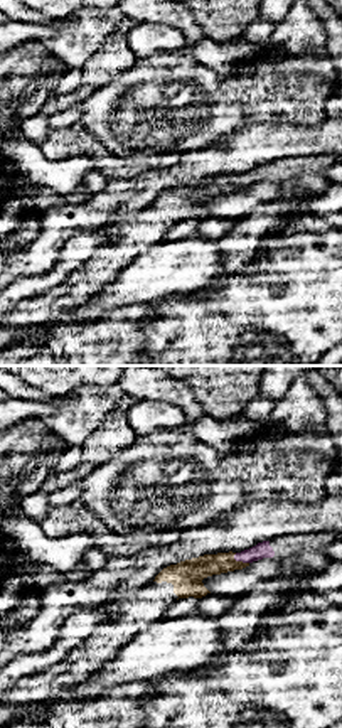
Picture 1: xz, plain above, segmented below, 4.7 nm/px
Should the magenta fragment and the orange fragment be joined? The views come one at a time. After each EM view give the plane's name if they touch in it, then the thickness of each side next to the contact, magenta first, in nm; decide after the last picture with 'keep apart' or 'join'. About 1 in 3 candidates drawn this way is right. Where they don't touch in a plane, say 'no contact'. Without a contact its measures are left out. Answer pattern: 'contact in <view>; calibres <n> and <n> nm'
contact in xz; calibres 80 and 140 nm

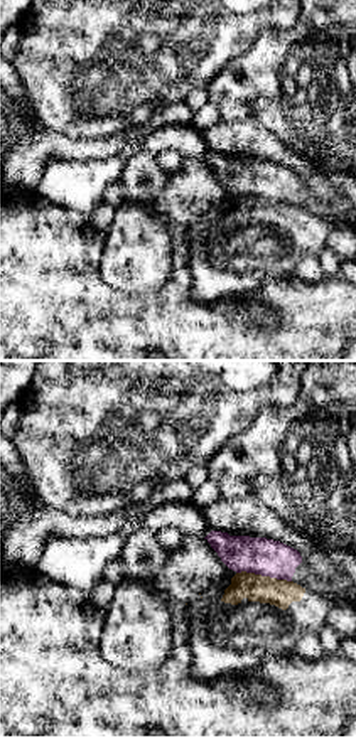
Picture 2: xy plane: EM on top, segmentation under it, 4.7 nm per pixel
contact in xy; calibres 180 and 130 nm

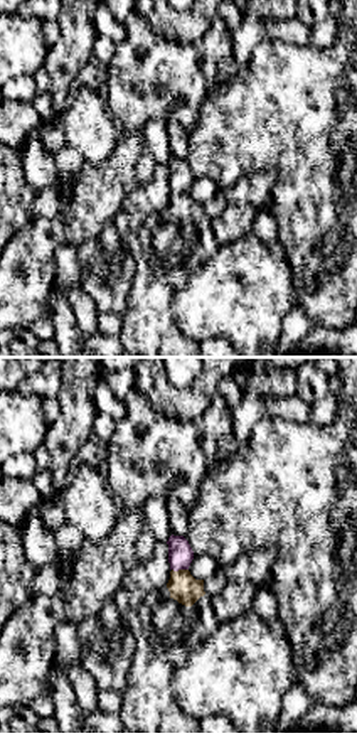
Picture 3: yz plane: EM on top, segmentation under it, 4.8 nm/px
contact in yz; calibres 120 and 140 nm

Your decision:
keep apart

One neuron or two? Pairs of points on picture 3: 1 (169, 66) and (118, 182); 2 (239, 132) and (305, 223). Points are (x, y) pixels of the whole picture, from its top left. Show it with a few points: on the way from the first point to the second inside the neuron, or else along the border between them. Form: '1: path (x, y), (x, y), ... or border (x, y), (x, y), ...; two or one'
1: border (122, 128), (140, 132); two
2: path (265, 147), (305, 187), (305, 197); one

